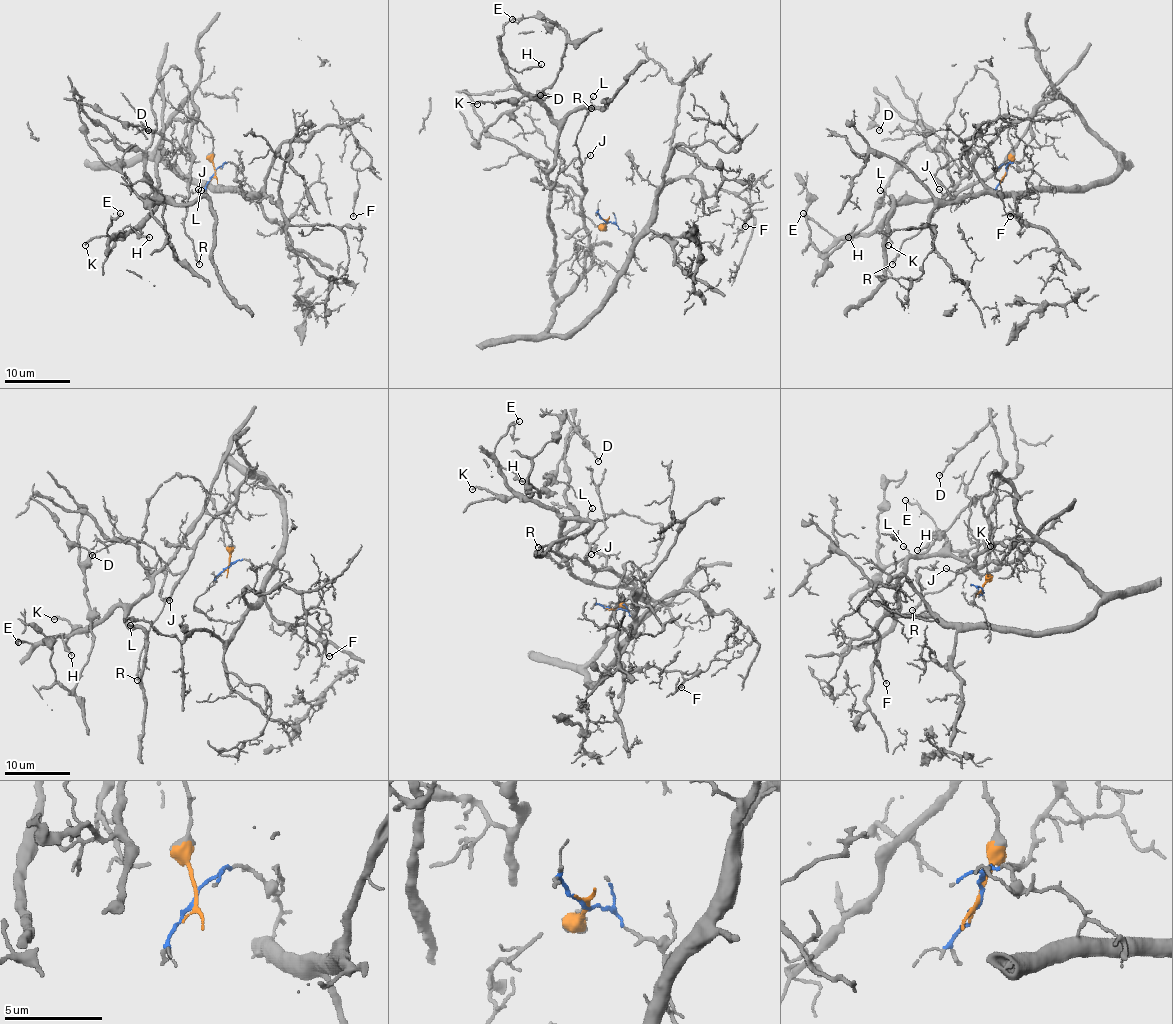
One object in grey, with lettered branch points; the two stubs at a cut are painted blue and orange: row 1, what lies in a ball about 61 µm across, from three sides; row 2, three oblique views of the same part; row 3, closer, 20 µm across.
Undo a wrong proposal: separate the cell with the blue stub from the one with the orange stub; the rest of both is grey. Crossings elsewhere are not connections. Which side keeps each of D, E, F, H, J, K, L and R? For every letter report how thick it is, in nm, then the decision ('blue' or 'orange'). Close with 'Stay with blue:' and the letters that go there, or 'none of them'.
D: 140 nm thick; orange
E: 130 nm thick; orange
F: 130 nm thick; blue
H: 180 nm thick; orange
J: 110 nm thick; blue
K: 200 nm thick; orange
L: 100 nm thick; orange
R: 190 nm thick; blue
Stay with blue: F, J, R

